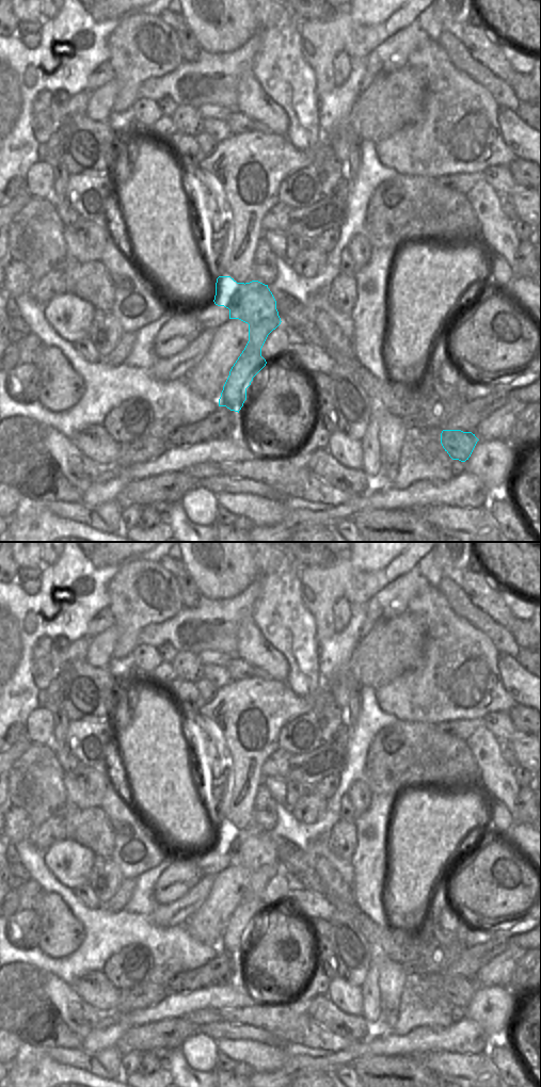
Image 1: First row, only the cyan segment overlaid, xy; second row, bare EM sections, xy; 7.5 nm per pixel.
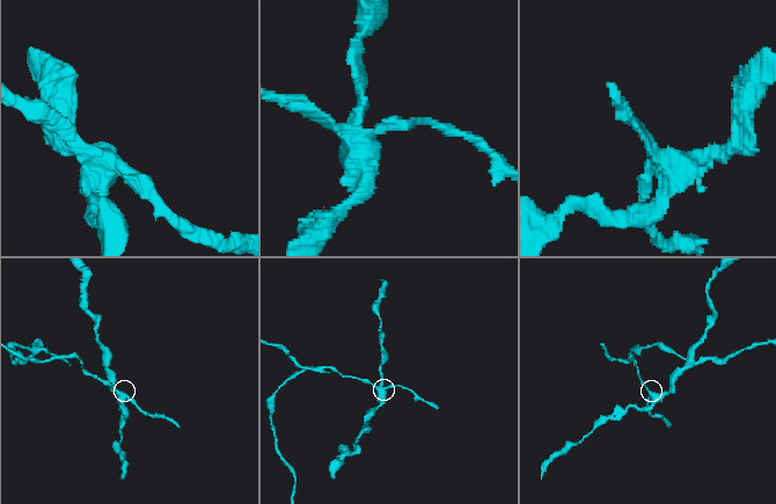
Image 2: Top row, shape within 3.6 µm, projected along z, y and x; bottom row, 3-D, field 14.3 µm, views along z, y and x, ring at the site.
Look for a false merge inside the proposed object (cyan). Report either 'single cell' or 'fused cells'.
fused cells

